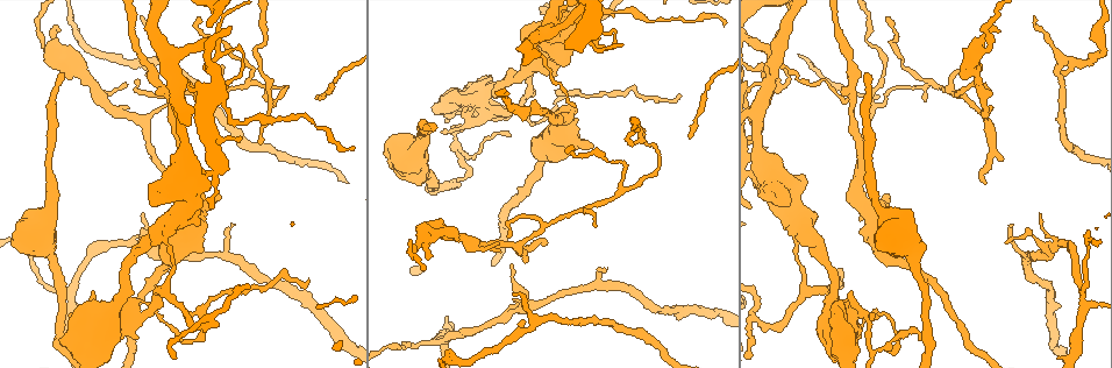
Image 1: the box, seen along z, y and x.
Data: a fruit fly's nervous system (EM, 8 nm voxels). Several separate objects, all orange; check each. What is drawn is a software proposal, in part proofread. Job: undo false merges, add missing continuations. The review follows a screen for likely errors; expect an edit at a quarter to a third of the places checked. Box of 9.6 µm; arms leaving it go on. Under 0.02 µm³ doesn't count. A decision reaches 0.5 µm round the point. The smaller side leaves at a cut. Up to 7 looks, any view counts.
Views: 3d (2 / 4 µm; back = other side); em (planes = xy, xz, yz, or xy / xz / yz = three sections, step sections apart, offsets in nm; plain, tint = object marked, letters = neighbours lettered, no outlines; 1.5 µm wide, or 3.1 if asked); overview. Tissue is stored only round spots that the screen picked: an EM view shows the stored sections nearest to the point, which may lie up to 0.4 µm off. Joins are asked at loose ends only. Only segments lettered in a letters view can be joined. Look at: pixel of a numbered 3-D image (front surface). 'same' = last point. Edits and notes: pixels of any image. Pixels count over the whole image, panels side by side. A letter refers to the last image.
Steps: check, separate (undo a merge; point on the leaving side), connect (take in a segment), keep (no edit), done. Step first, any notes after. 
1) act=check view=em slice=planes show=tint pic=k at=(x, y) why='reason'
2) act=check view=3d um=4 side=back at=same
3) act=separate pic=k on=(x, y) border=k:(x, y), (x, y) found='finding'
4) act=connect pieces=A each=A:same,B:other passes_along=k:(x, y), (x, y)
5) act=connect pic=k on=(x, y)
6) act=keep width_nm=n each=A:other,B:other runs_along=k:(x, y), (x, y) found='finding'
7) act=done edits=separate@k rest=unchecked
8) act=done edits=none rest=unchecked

act=check view=em slice=planes show=plain pic=1 at=(864, 73)

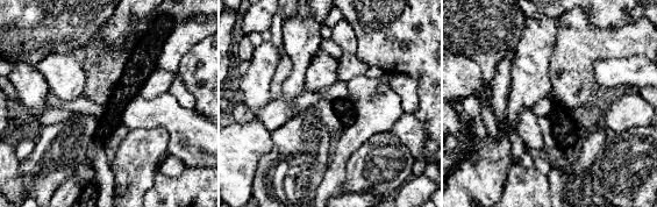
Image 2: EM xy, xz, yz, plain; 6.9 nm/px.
act=check view=em slice=planes show=letters at=same

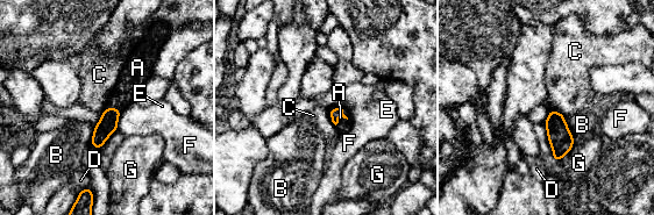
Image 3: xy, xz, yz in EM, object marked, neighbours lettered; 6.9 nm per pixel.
act=connect pieces=A longest_contact=B:200nm each=A:same,B:other,C:other,D:other,E:other,F:other,G:other found='the neuron continues'

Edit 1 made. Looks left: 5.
act=check view=overview why='see it whole again'

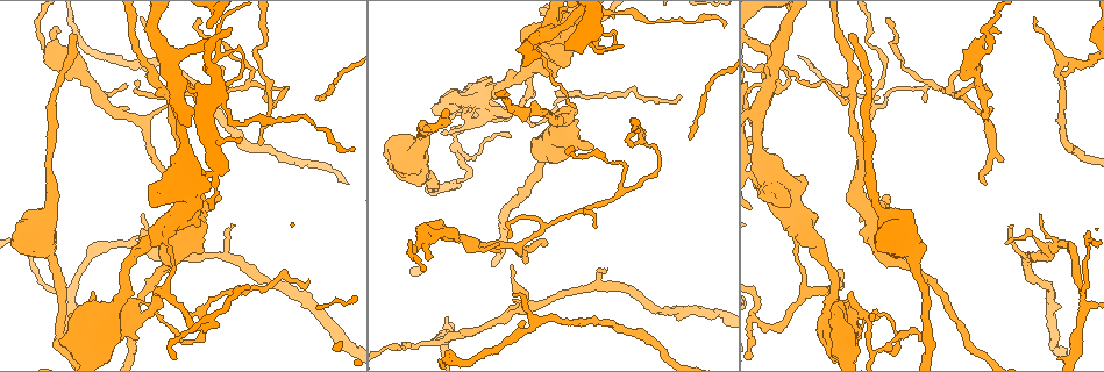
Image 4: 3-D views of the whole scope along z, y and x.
act=check view=3d um=4 pic=4 at=(889, 196) why='free end'

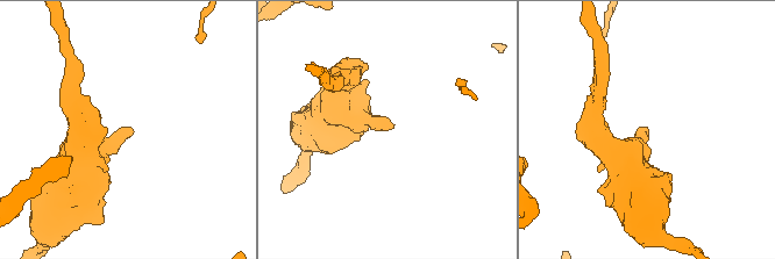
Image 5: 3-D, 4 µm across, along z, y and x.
act=check view=em slice=planes show=letters pic=5 at=(644, 129) why='need the tissue'

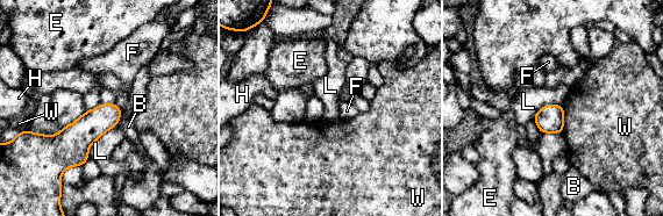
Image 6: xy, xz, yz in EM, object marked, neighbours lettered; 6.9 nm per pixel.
act=keep longest_contact=L:280nm each=B:other,E:other,F:other,H:other,L:other,W:other border=6:(114, 127), (90, 146), (87, 157) found='none of them fits'

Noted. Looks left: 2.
act=check view=em slice=planes show=plain pic=4 at=(1011, 225) why='free end'

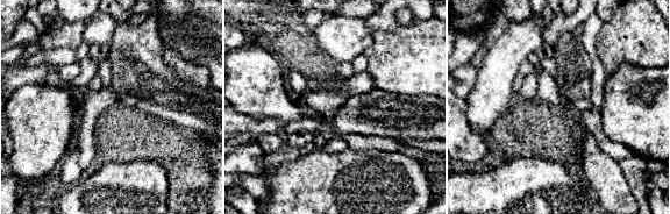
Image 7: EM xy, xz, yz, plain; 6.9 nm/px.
act=check view=em slice=planes show=letters at=same why='what lies round it'

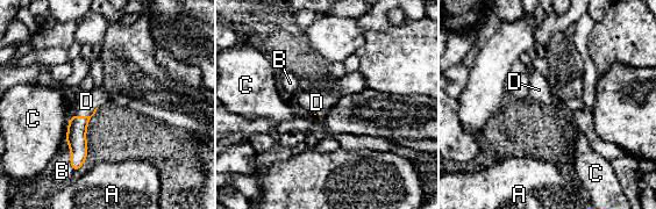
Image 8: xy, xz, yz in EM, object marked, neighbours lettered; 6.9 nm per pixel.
act=connect pieces=D each=A:other,B:other,C:other,D:same passes_along=8:(76, 138), (84, 116), (86, 101) found='the neuron continues'

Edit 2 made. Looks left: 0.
act=done edits=connect@3,connect@8 rest=unchecked

